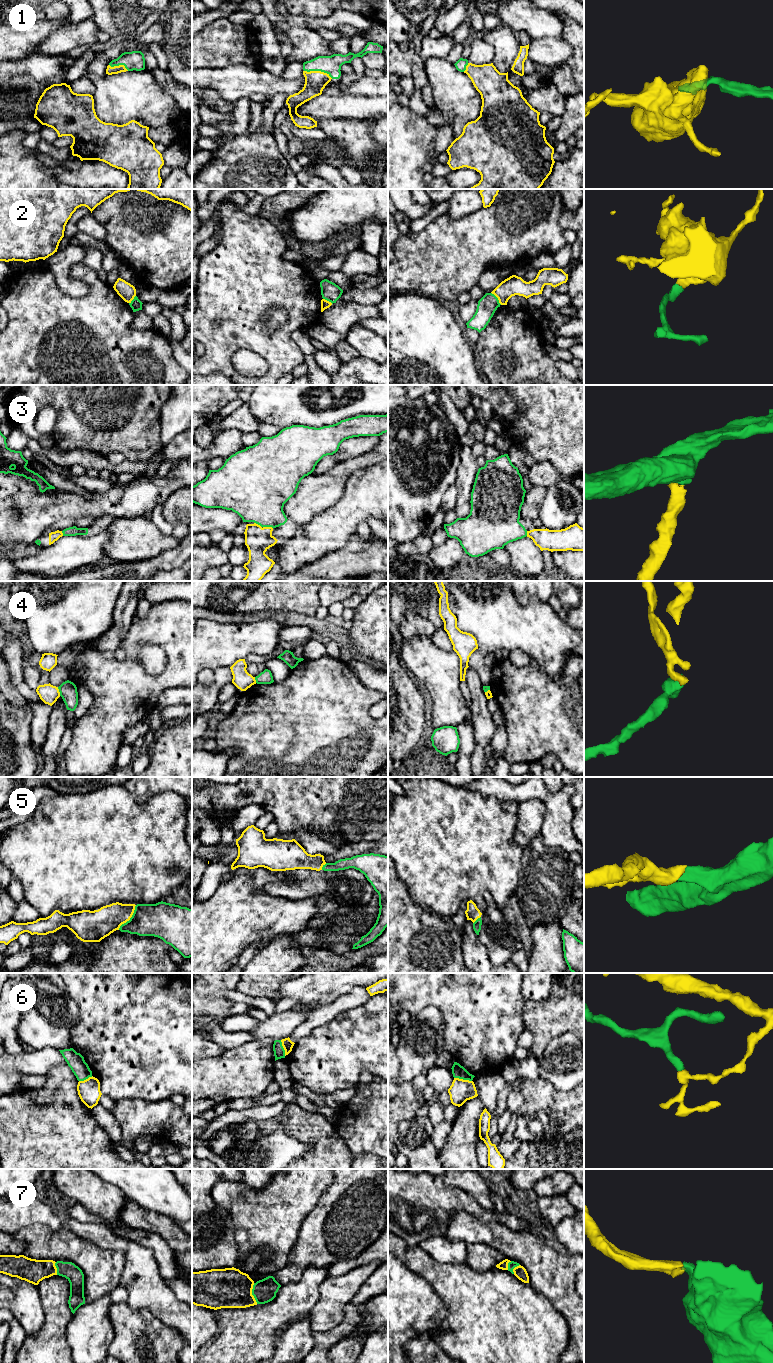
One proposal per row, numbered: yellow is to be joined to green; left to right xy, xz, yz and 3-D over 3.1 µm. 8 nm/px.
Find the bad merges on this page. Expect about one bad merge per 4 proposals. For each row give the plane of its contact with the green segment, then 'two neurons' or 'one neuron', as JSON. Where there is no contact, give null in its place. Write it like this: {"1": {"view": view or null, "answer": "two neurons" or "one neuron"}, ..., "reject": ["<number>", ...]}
{"1": {"view": "xz", "answer": "one neuron"}, "2": {"view": "yz", "answer": "two neurons"}, "3": {"view": "xz", "answer": "one neuron"}, "4": {"view": "xy", "answer": "two neurons"}, "5": {"view": "xy", "answer": "one neuron"}, "6": {"view": "yz", "answer": "two neurons"}, "7": {"view": "xz", "answer": "one neuron"}, "reject": ["2", "4", "6"]}

